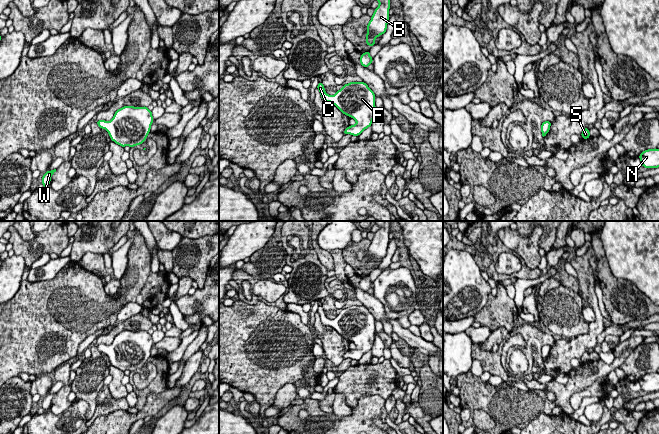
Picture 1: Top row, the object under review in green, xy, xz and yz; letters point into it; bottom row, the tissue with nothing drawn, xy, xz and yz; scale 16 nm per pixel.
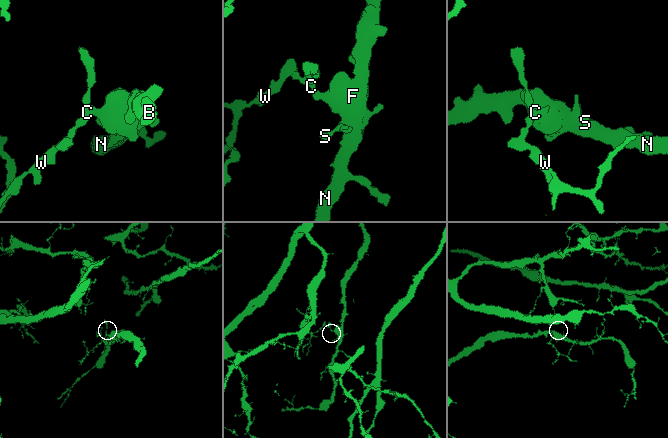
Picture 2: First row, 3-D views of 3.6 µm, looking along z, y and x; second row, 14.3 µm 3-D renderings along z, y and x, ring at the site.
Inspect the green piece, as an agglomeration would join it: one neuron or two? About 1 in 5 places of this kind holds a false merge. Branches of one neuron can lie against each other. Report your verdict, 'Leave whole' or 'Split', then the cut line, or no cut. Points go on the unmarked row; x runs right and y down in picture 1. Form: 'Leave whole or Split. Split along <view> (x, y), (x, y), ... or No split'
Leave whole. No split

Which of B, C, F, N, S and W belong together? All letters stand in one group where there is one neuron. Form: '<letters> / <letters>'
B C F N S W

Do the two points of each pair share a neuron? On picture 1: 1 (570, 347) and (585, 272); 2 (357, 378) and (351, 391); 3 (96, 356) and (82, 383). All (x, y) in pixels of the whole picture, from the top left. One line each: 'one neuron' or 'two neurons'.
1: one neuron
2: one neuron
3: one neuron

